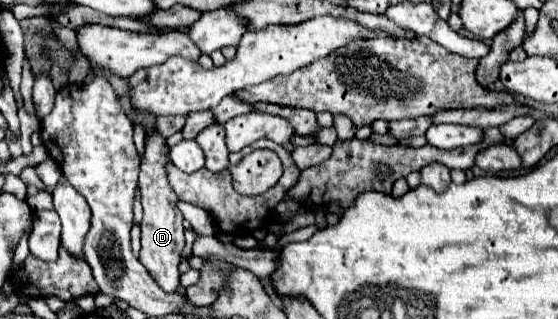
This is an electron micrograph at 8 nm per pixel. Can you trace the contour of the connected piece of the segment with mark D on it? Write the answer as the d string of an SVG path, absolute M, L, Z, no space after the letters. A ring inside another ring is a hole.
M148 133L144 141L144 153L140 161L140 203L144 207L144 219L142 219L142 251L140 251L140 261L142 265L150 271L150 275L156 279L156 283L166 291L174 293L180 285L180 273L178 273L178 263L180 263L180 253L186 245L184 241L184 227L182 227L182 213L178 211L176 203L180 201L170 187L166 179L166 165L168 165L168 147L166 139L160 137L160 133Z

